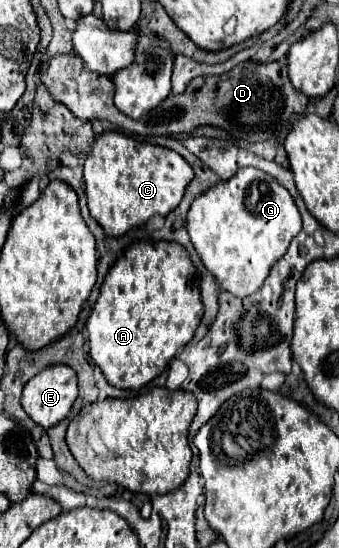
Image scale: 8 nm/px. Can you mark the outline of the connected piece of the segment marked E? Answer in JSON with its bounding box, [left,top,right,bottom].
[22,364,78,428]

